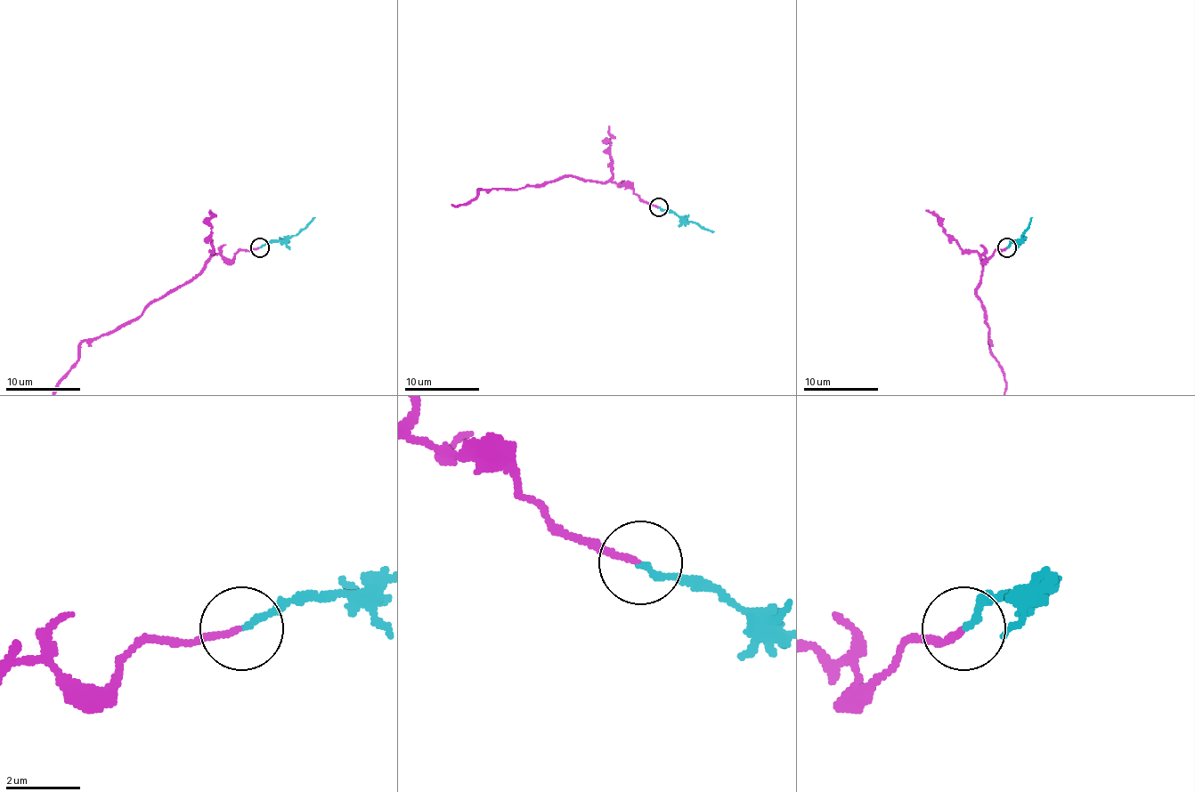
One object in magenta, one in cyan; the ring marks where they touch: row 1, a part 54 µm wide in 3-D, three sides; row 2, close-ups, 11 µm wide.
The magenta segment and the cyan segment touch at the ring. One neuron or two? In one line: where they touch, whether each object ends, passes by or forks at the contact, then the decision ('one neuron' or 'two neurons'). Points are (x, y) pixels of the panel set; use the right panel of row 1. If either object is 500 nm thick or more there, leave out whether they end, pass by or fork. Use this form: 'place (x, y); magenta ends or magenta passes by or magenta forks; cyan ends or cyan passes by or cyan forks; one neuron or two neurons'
place (1006, 247); magenta ends; cyan ends; one neuron

